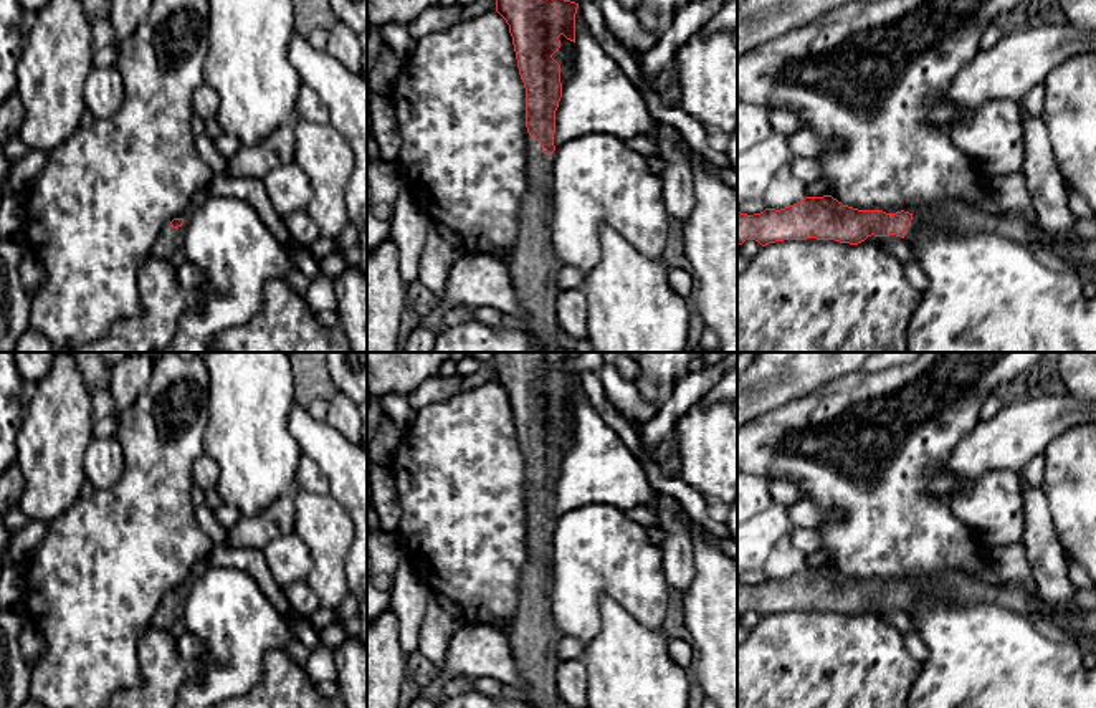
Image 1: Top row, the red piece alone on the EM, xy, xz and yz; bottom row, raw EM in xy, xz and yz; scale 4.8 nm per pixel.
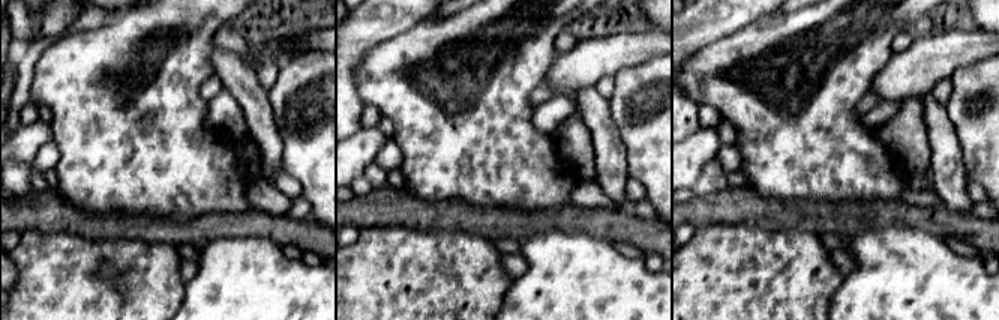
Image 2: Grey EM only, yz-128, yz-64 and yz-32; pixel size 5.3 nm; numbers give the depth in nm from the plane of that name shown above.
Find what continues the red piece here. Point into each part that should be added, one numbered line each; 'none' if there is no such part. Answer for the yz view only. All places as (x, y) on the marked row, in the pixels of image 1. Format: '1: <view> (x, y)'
none

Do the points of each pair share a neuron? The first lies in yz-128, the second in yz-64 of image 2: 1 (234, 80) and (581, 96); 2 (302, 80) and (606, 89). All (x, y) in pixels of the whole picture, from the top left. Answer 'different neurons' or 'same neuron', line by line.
1: same neuron
2: different neurons

